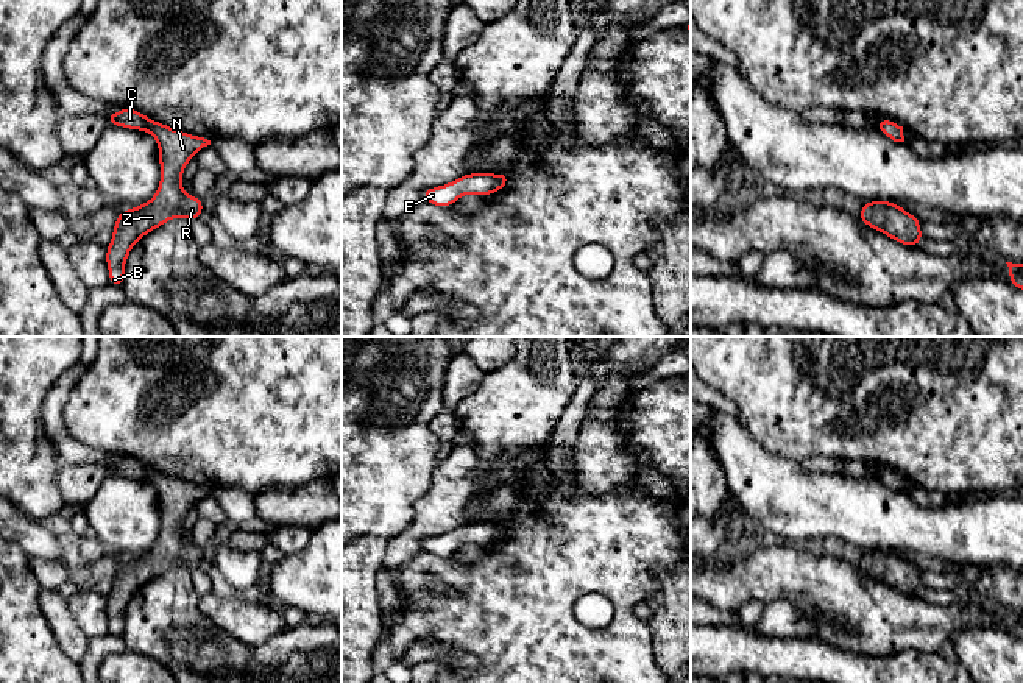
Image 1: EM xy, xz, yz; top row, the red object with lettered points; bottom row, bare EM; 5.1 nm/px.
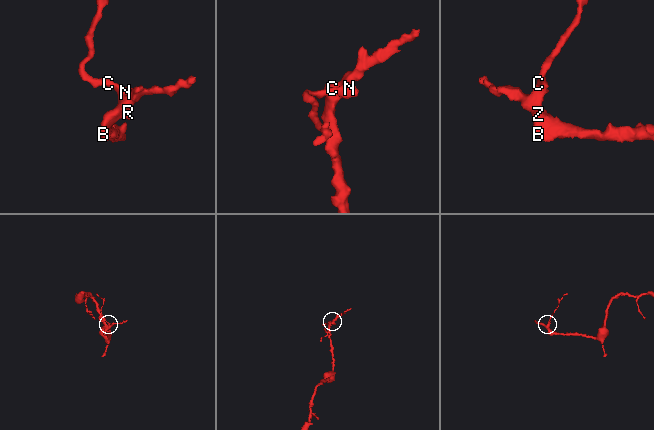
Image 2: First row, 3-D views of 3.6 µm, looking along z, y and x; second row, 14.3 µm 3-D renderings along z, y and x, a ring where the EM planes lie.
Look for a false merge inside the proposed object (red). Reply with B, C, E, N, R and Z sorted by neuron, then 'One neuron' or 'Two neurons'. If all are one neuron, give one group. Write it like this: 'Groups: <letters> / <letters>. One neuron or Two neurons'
Groups: B C E N R Z. One neuron

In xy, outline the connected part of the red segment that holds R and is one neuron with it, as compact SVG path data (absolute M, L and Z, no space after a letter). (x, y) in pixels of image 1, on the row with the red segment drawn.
M123 108L106 114L111 126L145 129L159 147L161 181L151 200L133 209L122 209L114 221L112 240L106 246L109 284L122 287L125 264L134 243L172 218L200 218L204 212L203 198L182 190L182 172L189 161L211 140L173 129L161 122L150 120L145 114Z

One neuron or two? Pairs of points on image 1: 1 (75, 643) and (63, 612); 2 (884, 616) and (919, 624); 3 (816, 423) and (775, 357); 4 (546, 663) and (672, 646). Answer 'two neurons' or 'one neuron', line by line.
1: one neuron
2: one neuron
3: one neuron
4: two neurons

